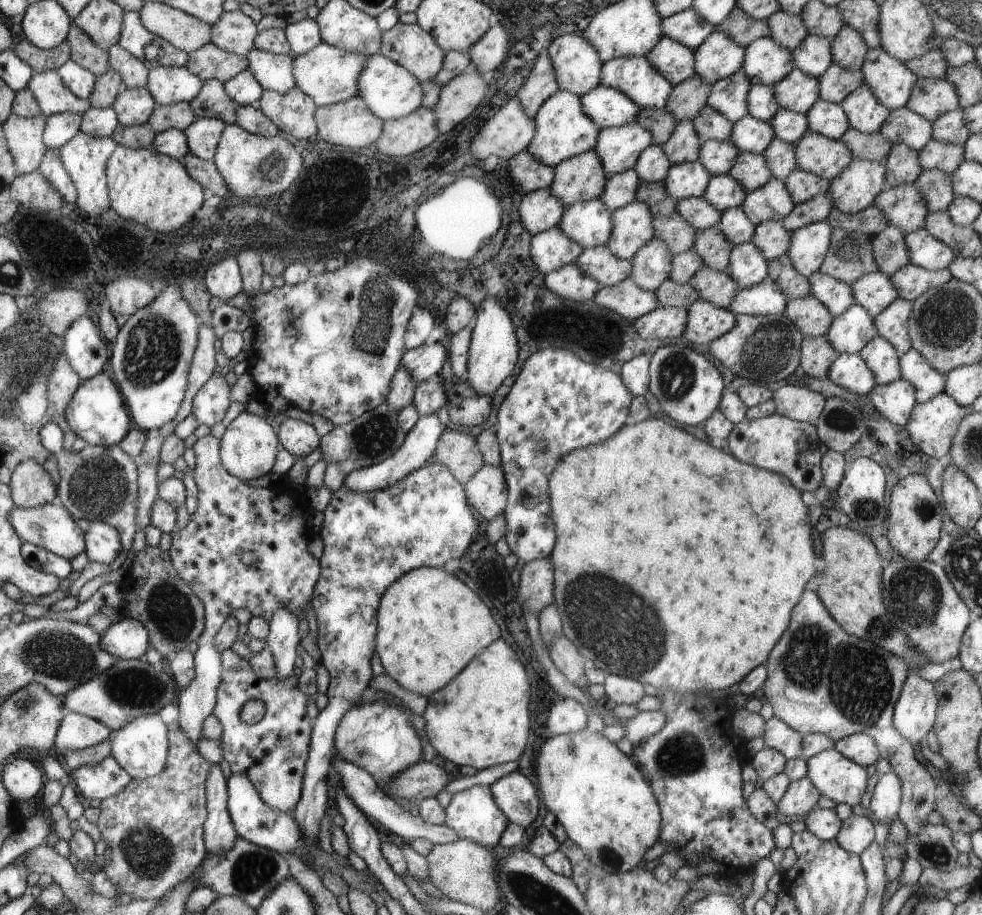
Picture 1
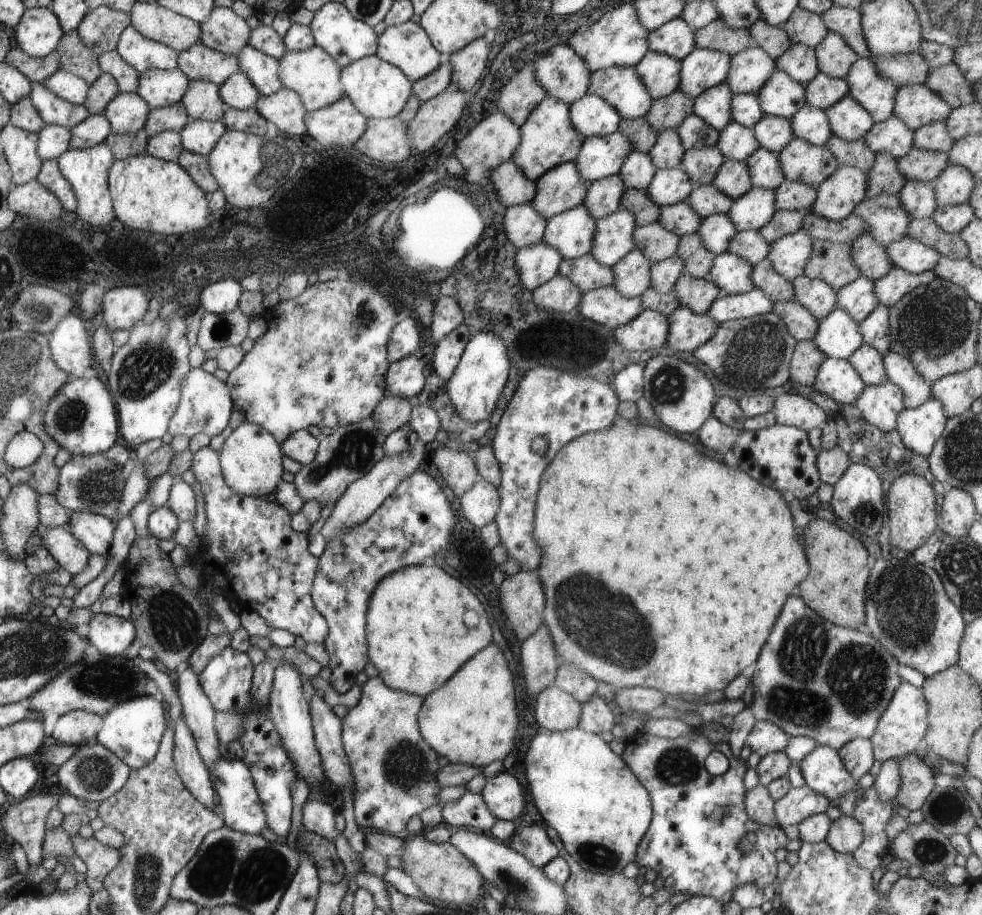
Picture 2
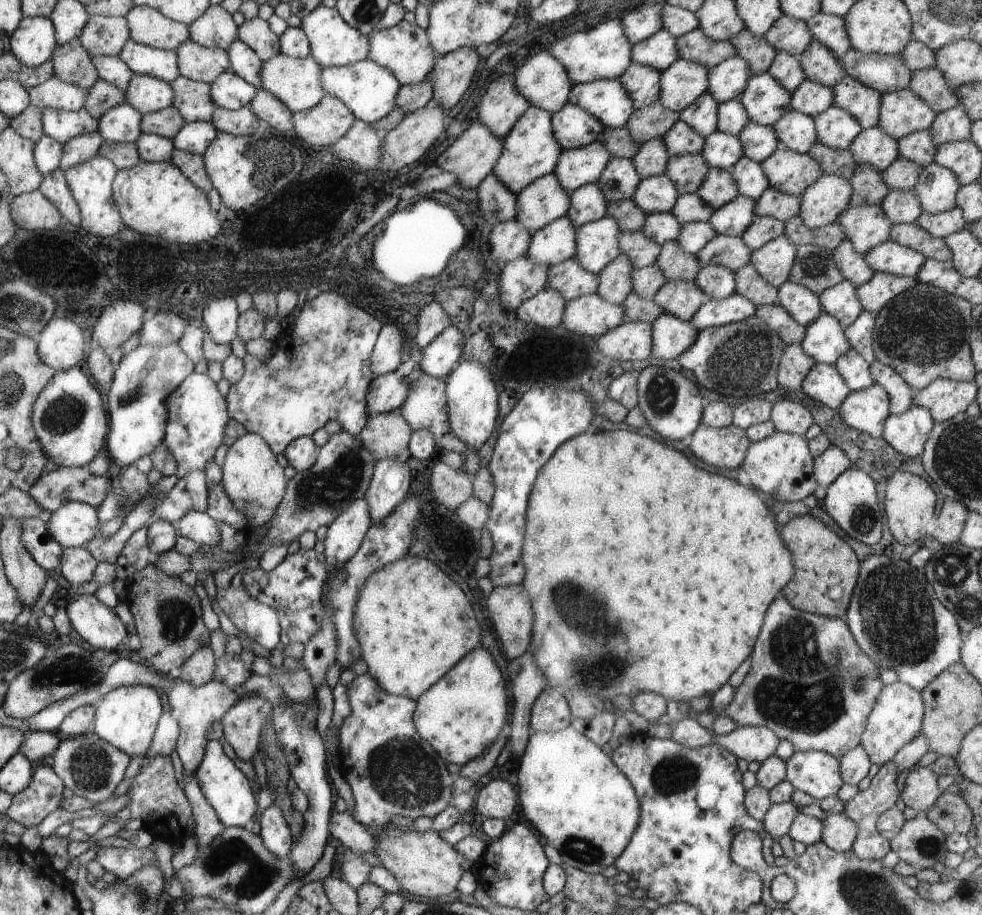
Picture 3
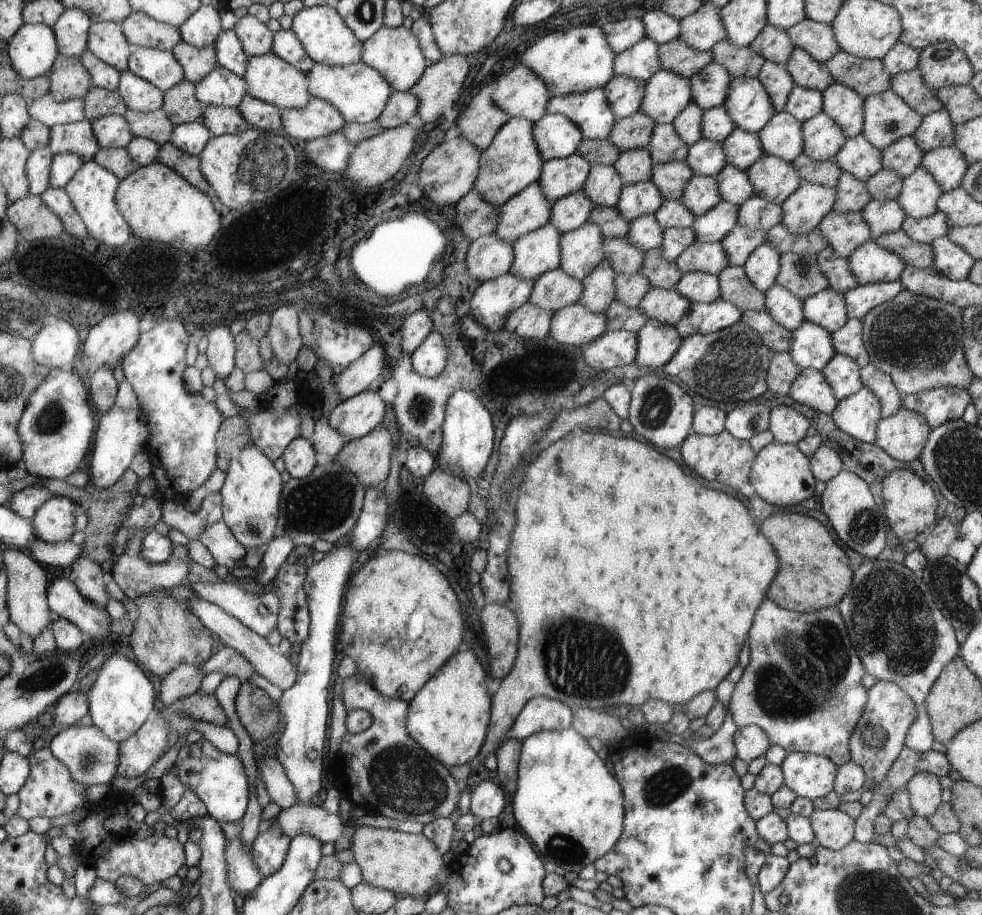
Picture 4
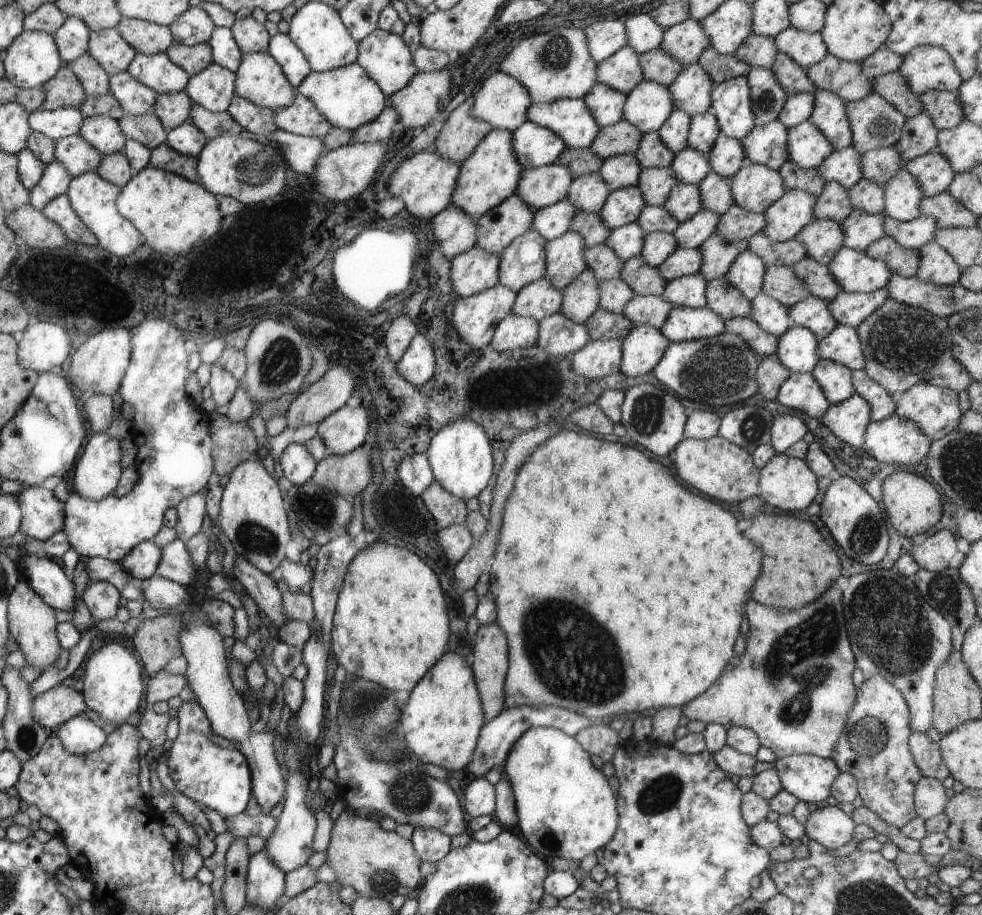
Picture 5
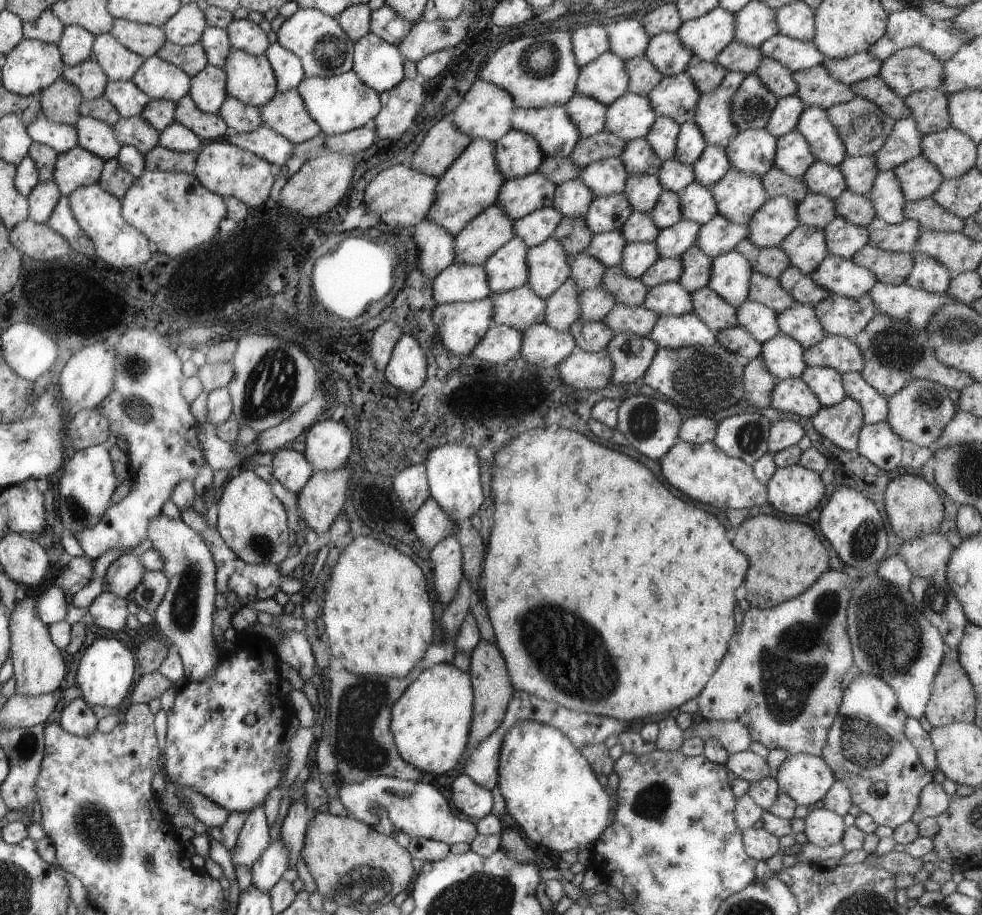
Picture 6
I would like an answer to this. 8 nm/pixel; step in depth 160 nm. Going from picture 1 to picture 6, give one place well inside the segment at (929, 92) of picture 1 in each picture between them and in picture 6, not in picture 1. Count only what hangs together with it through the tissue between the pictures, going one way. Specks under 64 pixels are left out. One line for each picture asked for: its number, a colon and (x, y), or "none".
2: (915, 105)
3: (902, 112)
4: (887, 118)
5: (875, 123)
6: (863, 126)

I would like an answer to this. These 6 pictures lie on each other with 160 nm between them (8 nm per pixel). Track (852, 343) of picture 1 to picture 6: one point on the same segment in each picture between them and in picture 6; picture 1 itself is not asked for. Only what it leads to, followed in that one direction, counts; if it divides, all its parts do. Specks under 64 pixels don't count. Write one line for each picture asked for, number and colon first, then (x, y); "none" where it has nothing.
2: (837, 336)
3: (825, 341)
4: (811, 347)
5: (798, 349)
6: (783, 355)

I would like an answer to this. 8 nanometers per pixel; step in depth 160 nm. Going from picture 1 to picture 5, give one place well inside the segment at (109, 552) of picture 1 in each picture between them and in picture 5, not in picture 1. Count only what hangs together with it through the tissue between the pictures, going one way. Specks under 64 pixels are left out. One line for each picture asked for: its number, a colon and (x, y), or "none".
2: (94, 531)
3: (75, 524)
4: (54, 522)
5: (41, 515)

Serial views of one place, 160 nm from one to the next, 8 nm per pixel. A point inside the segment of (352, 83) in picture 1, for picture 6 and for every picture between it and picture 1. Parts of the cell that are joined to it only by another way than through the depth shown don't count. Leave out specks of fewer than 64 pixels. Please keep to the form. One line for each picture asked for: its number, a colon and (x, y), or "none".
2: (312, 73)
3: (297, 82)
4: (269, 78)
5: (260, 80)
6: (250, 78)

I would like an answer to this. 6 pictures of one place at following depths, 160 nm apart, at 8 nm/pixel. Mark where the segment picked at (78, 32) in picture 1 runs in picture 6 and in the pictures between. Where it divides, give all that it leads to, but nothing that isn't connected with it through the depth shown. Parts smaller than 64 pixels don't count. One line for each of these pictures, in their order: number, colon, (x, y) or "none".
2: (77, 58)
3: (71, 62)
4: (69, 79)
5: (65, 89)
6: (61, 102)

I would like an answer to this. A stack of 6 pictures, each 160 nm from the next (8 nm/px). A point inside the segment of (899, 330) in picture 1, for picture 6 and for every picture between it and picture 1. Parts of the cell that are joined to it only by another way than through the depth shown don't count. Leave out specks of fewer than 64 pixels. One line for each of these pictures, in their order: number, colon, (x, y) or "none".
2: (874, 329)
3: (859, 333)
4: (848, 340)
5: (842, 345)
6: (836, 352)

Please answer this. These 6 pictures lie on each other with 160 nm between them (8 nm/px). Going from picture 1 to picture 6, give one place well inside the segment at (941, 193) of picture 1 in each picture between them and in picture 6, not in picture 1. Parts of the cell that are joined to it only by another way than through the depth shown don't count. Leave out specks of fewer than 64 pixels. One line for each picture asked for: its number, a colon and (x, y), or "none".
2: (918, 199)
3: (902, 207)
4: (884, 216)
5: (861, 229)
6: (844, 239)

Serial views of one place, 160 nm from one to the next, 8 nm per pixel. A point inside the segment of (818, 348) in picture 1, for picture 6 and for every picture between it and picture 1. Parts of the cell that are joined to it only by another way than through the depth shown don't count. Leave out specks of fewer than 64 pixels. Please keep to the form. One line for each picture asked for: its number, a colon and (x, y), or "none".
2: (806, 359)
3: (795, 364)
4: (782, 371)
5: (770, 375)
6: (758, 383)

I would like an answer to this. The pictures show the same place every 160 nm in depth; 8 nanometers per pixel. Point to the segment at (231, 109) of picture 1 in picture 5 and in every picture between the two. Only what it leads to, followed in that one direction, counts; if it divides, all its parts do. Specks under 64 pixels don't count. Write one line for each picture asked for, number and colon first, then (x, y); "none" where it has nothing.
2: (202, 100)
3: (192, 98)
4: (181, 105)
5: (173, 109)

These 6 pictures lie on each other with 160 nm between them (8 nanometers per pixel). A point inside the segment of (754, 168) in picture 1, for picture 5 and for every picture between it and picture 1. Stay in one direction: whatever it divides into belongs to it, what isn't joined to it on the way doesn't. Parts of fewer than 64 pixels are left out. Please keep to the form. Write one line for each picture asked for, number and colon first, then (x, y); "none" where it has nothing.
2: (732, 179)
3: (719, 187)
4: (702, 193)
5: (685, 200)

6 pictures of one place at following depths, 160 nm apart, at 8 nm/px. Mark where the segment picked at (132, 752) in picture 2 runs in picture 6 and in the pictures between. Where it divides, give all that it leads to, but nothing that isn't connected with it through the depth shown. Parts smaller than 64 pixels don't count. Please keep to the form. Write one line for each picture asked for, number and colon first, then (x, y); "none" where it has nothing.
3: (128, 718)
4: (122, 697)
5: (113, 688)
6: (105, 675)

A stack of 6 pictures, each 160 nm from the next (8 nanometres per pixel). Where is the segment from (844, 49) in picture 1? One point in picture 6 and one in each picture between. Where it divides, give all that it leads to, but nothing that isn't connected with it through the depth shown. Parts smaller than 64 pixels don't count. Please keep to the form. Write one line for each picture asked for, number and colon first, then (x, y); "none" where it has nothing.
2: (834, 57)
3: (820, 65)
4: (806, 72)
5: (791, 76)
6: (776, 77)

